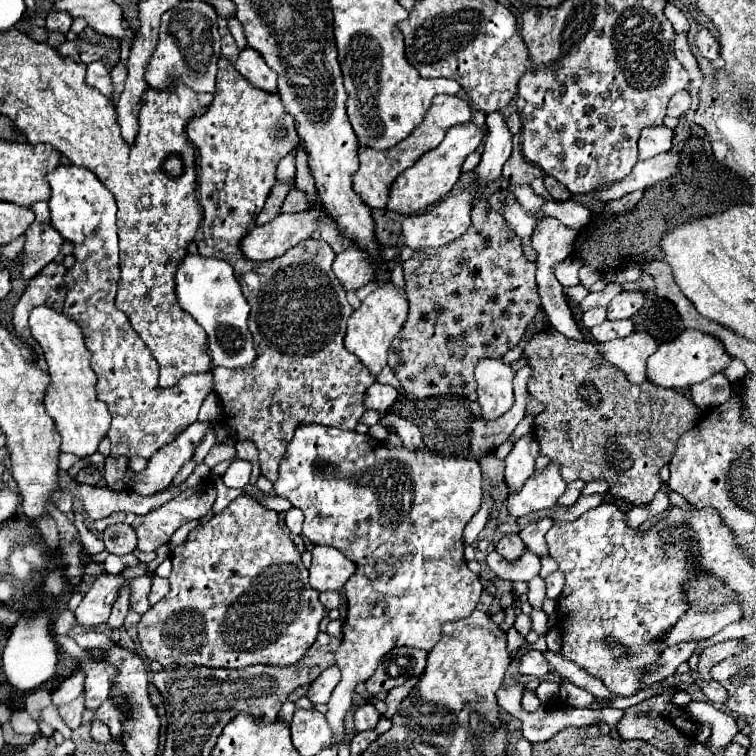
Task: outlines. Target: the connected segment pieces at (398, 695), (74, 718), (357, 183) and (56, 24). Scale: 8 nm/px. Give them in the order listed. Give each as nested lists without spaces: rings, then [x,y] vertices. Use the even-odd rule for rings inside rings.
[[[416,678],[416,680],[408,680],[408,682],[404,682],[402,686],[390,690],[390,694],[388,694],[388,698],[386,698],[386,706],[388,706],[388,712],[384,714],[386,718],[392,718],[392,714],[400,708],[400,702],[412,692],[412,688],[414,688],[416,684],[418,684],[418,678]]]
[[[78,696],[78,698],[72,700],[68,706],[64,704],[64,706],[60,706],[58,710],[60,710],[60,716],[62,716],[62,720],[66,722],[66,726],[68,726],[70,730],[76,730],[76,728],[80,726],[80,722],[82,722],[84,696]]]
[[[438,94],[424,118],[424,122],[400,144],[396,144],[390,150],[374,150],[374,148],[360,148],[360,168],[354,174],[354,192],[360,196],[360,200],[370,206],[370,208],[386,208],[388,196],[390,196],[390,186],[396,180],[396,176],[400,172],[404,172],[406,168],[410,168],[422,154],[426,154],[428,150],[436,148],[442,140],[444,134],[448,132],[448,128],[456,126],[456,124],[464,124],[472,120],[472,106],[458,98],[458,96],[448,96],[448,94]]]
[[[52,12],[46,16],[46,28],[50,32],[62,32],[64,36],[70,32],[72,26],[72,16],[68,16],[68,12]]]

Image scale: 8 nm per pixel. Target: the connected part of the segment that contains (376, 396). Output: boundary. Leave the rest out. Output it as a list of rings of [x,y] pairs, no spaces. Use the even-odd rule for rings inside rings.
[[[374,382],[368,390],[366,390],[366,398],[364,398],[364,406],[368,410],[376,410],[376,412],[386,412],[394,402],[396,402],[396,388],[394,386],[384,386],[380,382]]]

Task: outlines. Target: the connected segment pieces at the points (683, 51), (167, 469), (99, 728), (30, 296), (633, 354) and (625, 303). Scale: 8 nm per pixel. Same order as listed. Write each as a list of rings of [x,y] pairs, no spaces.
[[[678,34],[678,36],[676,36],[674,52],[676,52],[678,62],[688,70],[690,80],[696,80],[696,78],[702,78],[702,76],[704,76],[702,70],[698,68],[698,62],[696,62],[696,58],[694,58],[690,46],[688,46],[688,38],[686,38],[686,34]]]
[[[194,422],[172,444],[160,448],[148,460],[146,470],[138,472],[132,478],[132,490],[138,492],[140,496],[150,496],[168,488],[178,470],[182,468],[182,464],[194,456],[194,450],[208,428],[210,428],[208,422]]]
[[[98,720],[92,722],[92,738],[94,738],[96,742],[110,742],[110,740],[112,740],[108,726],[102,724],[102,722],[98,722]]]
[[[52,262],[48,266],[42,268],[42,272],[38,272],[34,276],[34,280],[30,280],[26,292],[22,294],[22,298],[18,300],[16,308],[14,308],[14,330],[20,338],[30,338],[30,328],[28,328],[28,316],[30,310],[40,306],[40,304],[48,304],[52,308],[62,308],[64,296],[66,296],[66,286],[64,286],[64,274],[66,268],[58,262]]]
[[[632,332],[630,336],[612,342],[594,340],[594,348],[604,364],[624,372],[632,384],[642,384],[646,380],[646,360],[656,352],[658,344],[646,332]]]
[[[620,292],[608,306],[608,320],[632,318],[644,306],[644,294],[640,292]]]

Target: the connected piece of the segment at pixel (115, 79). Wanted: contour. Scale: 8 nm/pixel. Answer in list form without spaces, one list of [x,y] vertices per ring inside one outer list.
[[[116,64],[112,68],[112,84],[114,84],[114,100],[118,100],[118,96],[124,90],[124,80],[126,80],[126,66],[124,64]]]

